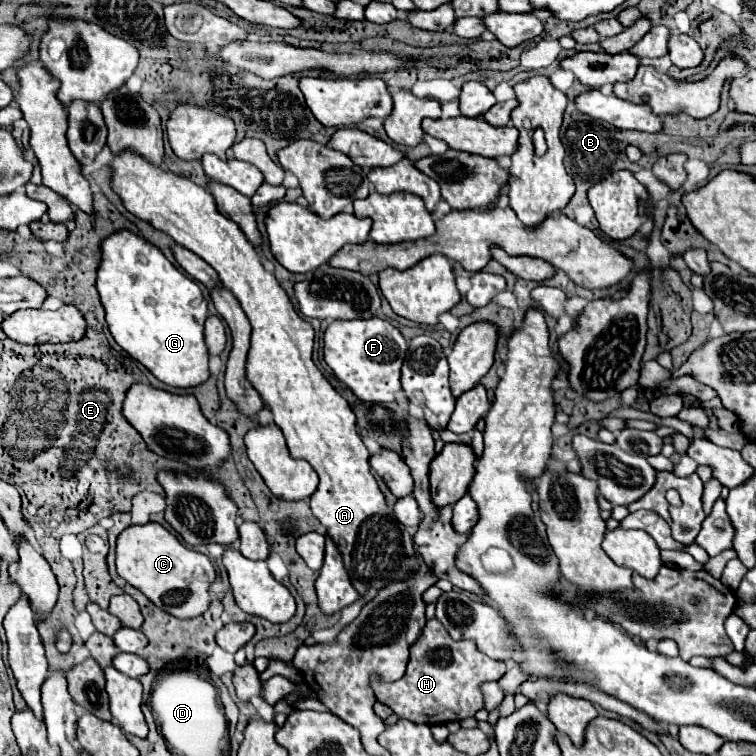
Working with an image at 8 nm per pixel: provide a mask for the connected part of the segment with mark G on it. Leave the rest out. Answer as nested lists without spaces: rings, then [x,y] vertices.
[[[114,232],[108,240],[102,242],[104,258],[98,270],[96,288],[100,292],[106,322],[118,346],[128,352],[134,360],[144,364],[160,382],[172,388],[194,388],[204,384],[210,378],[208,368],[208,348],[204,342],[204,322],[208,318],[208,302],[200,286],[180,272],[166,256],[146,242],[142,236],[132,232]]]

